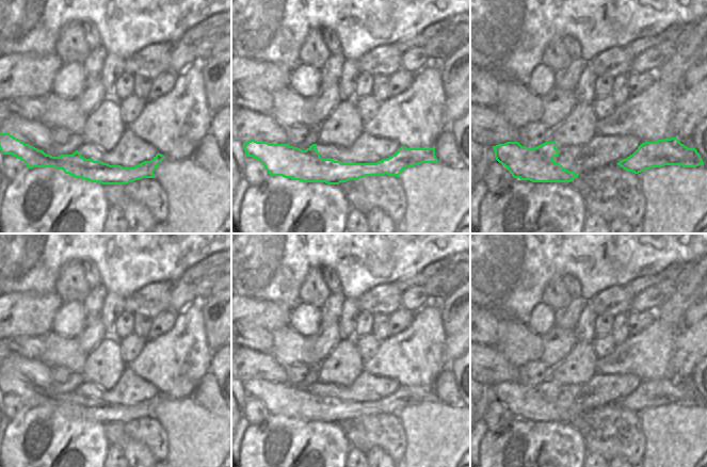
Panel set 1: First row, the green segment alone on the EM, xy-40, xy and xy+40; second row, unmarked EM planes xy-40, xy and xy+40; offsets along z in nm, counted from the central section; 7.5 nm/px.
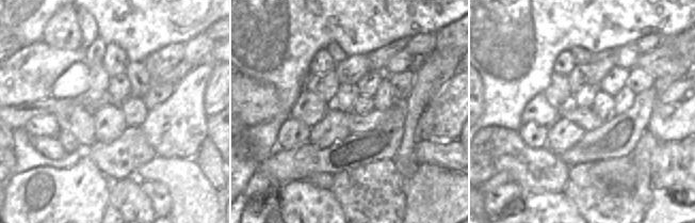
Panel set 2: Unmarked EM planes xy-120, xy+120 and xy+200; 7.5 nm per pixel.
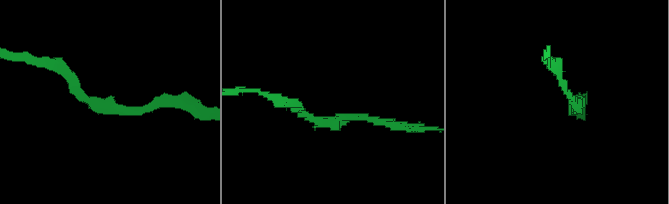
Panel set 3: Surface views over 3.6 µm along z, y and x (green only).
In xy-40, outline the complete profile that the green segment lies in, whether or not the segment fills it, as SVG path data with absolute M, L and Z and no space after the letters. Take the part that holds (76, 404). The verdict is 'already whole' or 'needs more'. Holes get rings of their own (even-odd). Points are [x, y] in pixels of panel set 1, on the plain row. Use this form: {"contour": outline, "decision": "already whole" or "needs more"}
{"contour": "M0 372L0 390L20 398L29 407L55 406L76 417L101 423L127 423L142 417L154 417L154 409L165 398L158 391L150 400L144 400L133 406L123 406L85 398L78 389L73 393L52 396L10 372Z", "decision": "already whole"}

